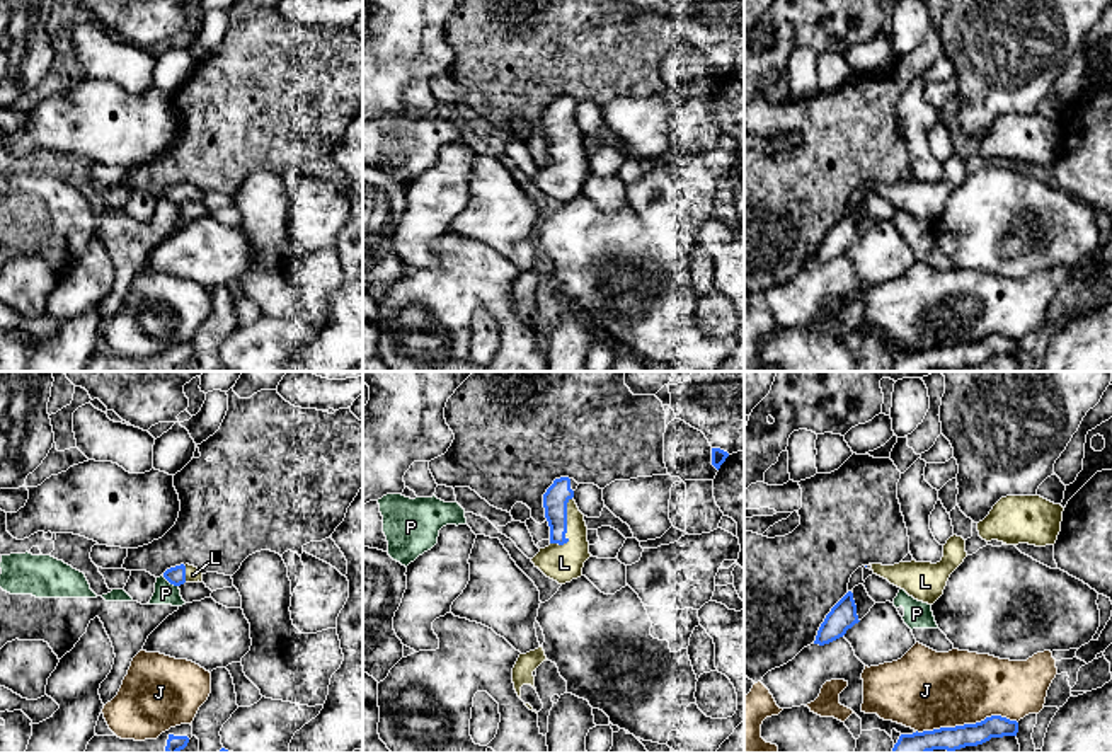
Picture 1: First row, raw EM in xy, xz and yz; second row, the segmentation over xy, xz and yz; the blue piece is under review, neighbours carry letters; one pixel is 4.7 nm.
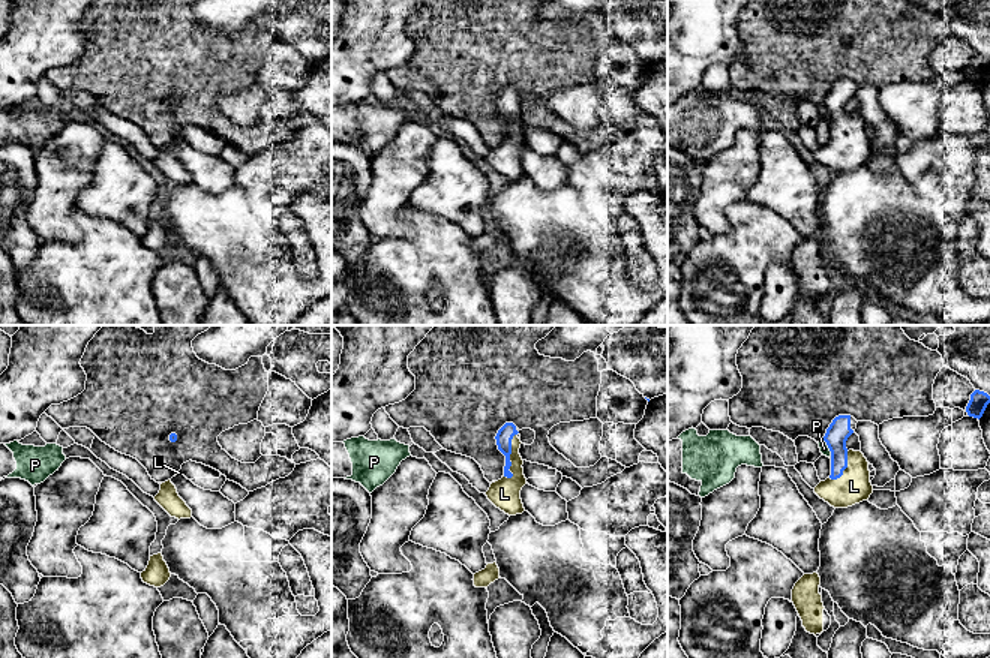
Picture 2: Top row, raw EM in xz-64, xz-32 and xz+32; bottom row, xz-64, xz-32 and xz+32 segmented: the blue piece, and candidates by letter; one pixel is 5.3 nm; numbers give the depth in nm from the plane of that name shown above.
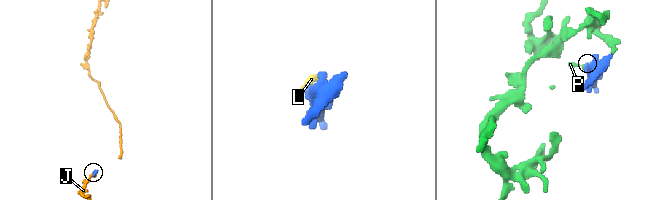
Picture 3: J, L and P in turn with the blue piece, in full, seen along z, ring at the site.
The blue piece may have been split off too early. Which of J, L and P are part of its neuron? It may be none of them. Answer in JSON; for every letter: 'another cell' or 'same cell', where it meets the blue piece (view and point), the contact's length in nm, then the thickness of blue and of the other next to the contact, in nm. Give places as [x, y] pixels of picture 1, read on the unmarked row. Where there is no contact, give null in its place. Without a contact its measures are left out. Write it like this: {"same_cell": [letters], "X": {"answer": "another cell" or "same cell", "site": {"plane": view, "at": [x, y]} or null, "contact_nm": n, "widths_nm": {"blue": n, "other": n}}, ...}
{"same_cell": ["L"], "J": {"answer": "another cell", "site": {"plane": "yz", "at": [966, 343]}, "contact_nm": 480, "widths_nm": {"blue": 110, "other": 380}}, "L": {"answer": "same cell", "site": {"plane": "xz", "at": [566, 145]}, "contact_nm": 260, "widths_nm": {"blue": 120, "other": 180}}, "P": {"answer": "another cell", "site": {"plane": "xy", "at": [171, 201]}, "contact_nm": 90, "widths_nm": {"blue": 90, "other": 110}}}

